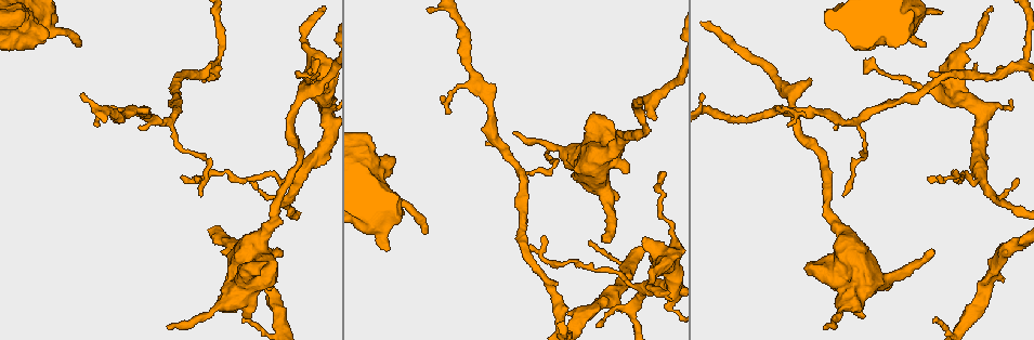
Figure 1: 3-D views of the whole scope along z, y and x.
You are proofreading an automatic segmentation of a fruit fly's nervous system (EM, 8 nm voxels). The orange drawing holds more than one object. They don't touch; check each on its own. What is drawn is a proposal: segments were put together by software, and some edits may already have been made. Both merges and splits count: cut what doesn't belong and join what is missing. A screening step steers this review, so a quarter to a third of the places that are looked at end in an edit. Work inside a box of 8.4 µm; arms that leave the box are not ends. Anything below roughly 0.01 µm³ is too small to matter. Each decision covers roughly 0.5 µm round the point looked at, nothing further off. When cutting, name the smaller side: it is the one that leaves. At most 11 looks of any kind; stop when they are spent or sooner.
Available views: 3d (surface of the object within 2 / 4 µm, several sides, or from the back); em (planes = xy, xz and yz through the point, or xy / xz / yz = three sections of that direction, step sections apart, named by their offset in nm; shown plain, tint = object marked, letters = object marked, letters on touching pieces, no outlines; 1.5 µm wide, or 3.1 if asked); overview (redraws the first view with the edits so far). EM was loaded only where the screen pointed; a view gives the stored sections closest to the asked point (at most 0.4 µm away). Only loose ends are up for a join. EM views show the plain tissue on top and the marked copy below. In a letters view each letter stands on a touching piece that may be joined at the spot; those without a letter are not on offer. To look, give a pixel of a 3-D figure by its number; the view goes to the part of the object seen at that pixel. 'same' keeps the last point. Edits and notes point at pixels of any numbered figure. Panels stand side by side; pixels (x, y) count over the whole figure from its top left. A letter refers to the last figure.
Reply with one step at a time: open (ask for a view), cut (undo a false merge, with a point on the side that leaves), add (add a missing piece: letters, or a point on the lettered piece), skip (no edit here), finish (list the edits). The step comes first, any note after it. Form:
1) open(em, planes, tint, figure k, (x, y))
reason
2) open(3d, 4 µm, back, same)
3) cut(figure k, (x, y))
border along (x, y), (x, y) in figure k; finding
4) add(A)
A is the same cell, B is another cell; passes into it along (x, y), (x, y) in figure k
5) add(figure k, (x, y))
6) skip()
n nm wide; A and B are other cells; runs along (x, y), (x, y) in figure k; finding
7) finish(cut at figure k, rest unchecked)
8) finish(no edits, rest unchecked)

open(em, planes, letters, figure 1, (933, 252))
branch stops here

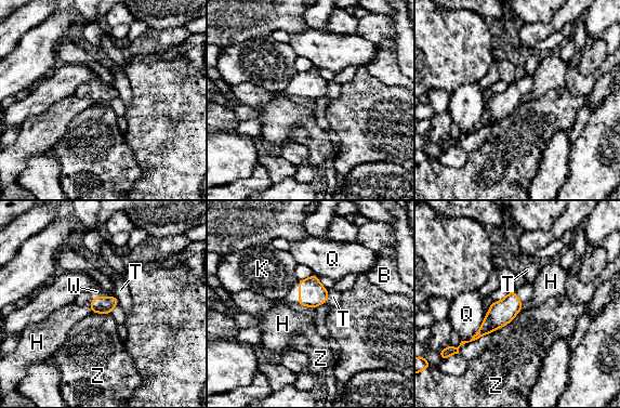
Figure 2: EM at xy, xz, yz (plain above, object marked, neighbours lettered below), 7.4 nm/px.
add(W)
W is the same cell, B, H, K, Q, T and Z are other cells; it goes on there

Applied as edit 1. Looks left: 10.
open(3d, 2 µm, figure 1, (861, 316))
branch stops here

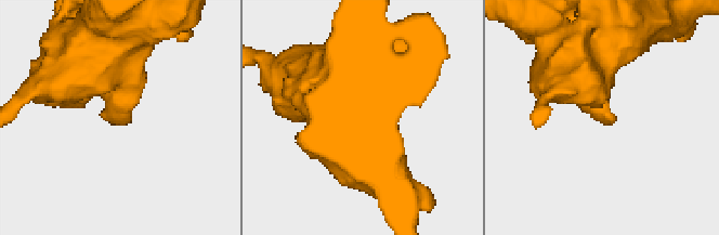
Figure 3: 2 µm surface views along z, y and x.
open(em, planes, letters, figure 3, (609, 122))
now the EM

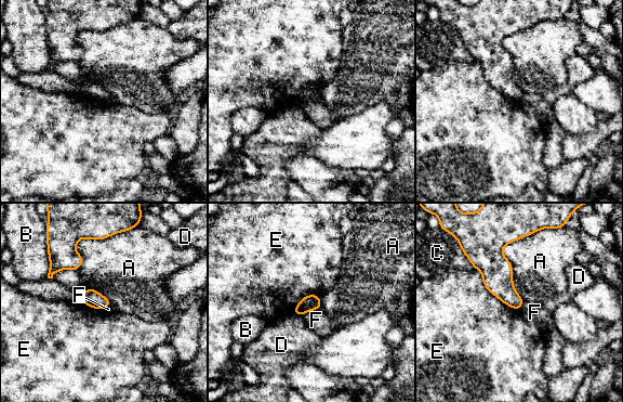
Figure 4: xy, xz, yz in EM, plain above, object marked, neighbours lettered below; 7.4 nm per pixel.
skip()
A, B, C, D, E and F are other cells; border along (318, 308), (306, 311), (301, 316) in figure 4; none of them fits

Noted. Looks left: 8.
open(3d, 2 µm, figure 1, (811, 78))
an open end

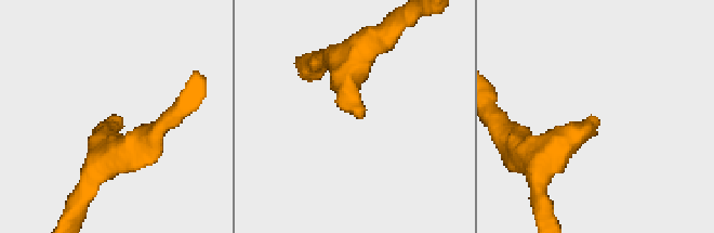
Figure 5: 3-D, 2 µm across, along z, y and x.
open(em, xz, step 4, letters, figure 5, (597, 121))

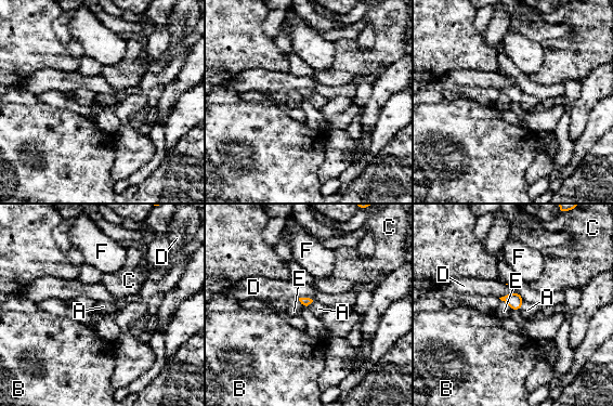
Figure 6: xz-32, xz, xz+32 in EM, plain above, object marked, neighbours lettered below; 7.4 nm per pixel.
open(em, planes, letters, same)

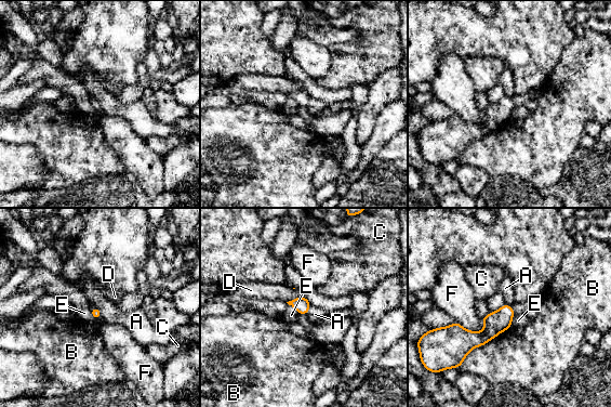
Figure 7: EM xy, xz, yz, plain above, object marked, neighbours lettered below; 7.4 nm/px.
skip()
A, B, C, D, E and F are other cells; border along (90, 309), (95, 318), (101, 318) in figure 7; no lettered piece goes on from it

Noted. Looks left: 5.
open(overview)
see it whole again

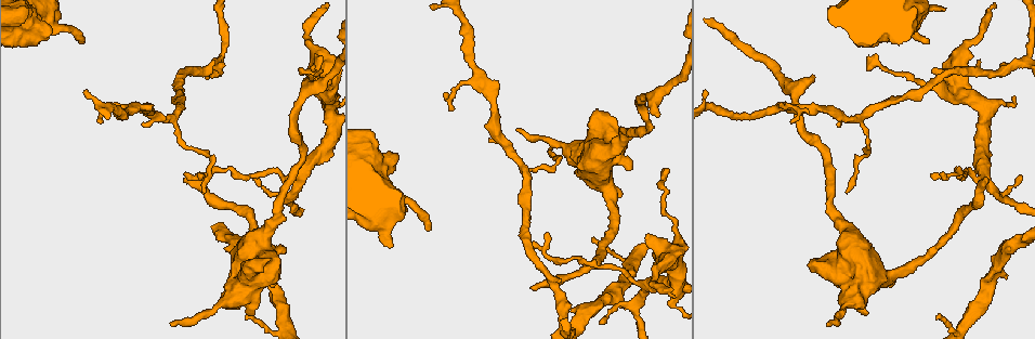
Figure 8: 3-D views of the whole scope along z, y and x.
open(3d, 2 µm, back, figure 8, (427, 229))
an open end

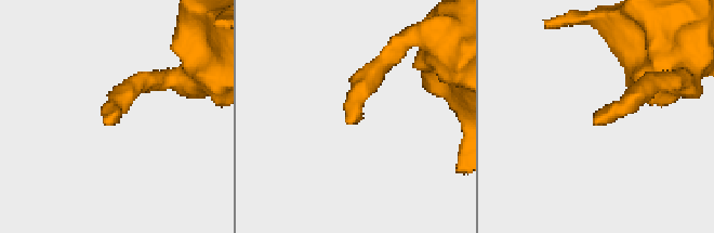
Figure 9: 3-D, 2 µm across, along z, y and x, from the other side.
open(em, planes, letters, figure 9, (107, 122))

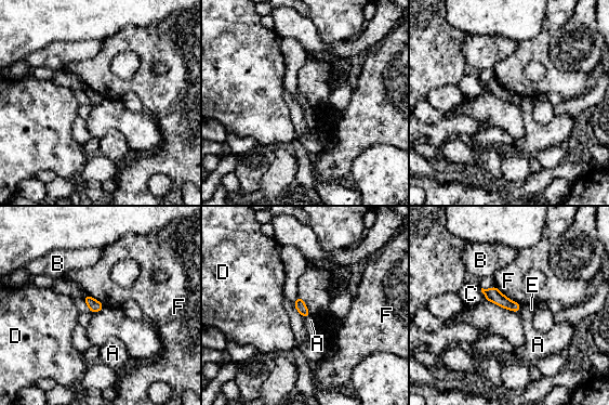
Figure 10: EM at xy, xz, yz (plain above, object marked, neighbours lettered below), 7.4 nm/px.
skip()
F touches over 240 nm; A, B, C, D, E and F are other cells; border along (310, 314), (304, 318) in figure 10; none of them fits

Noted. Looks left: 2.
finish(add at figure 2, rest unchecked)

